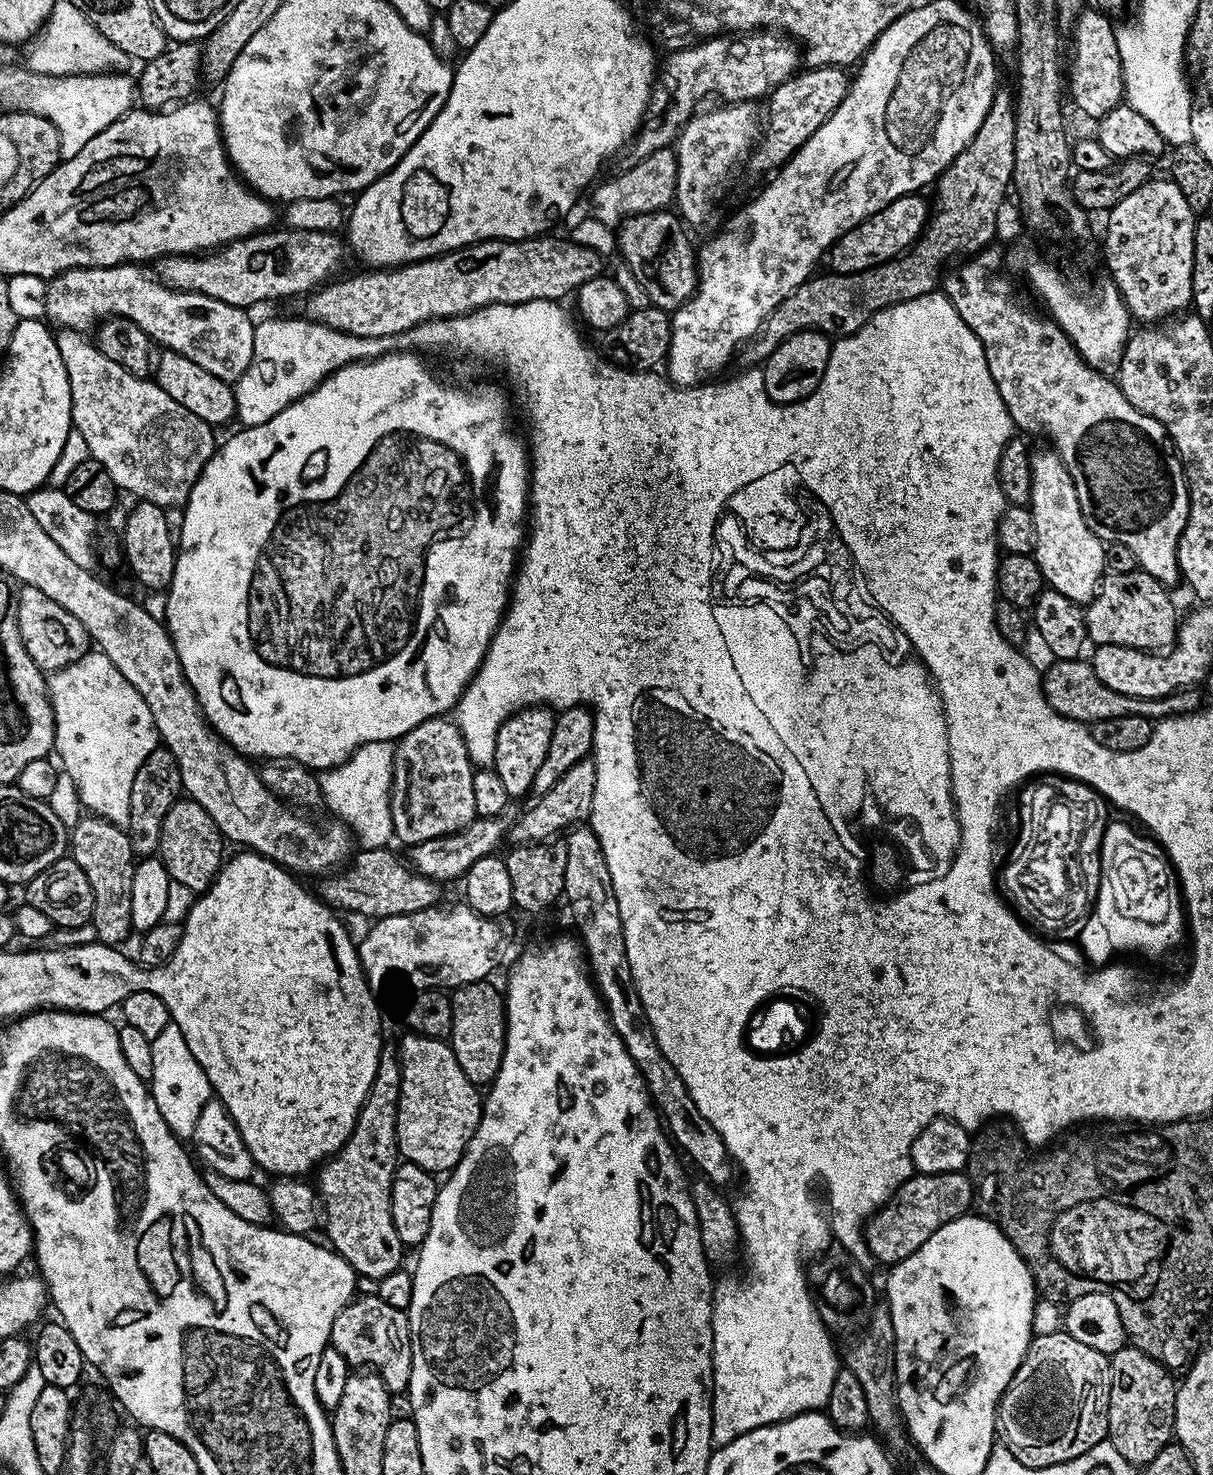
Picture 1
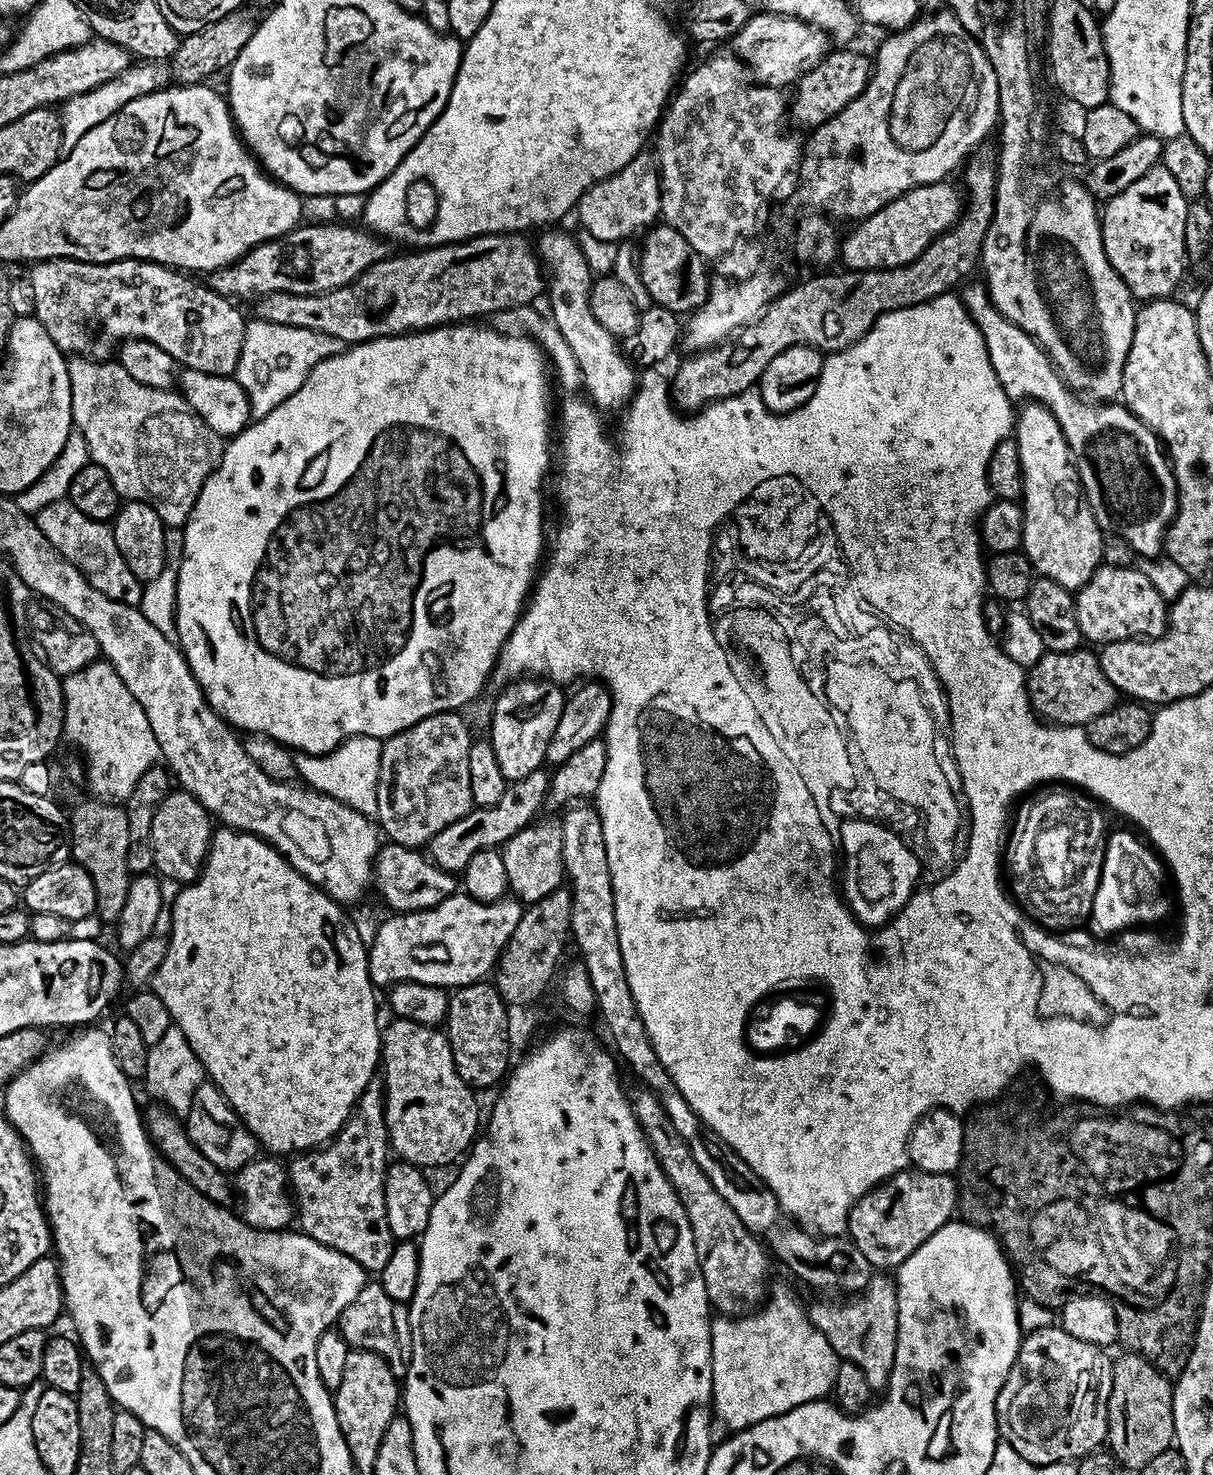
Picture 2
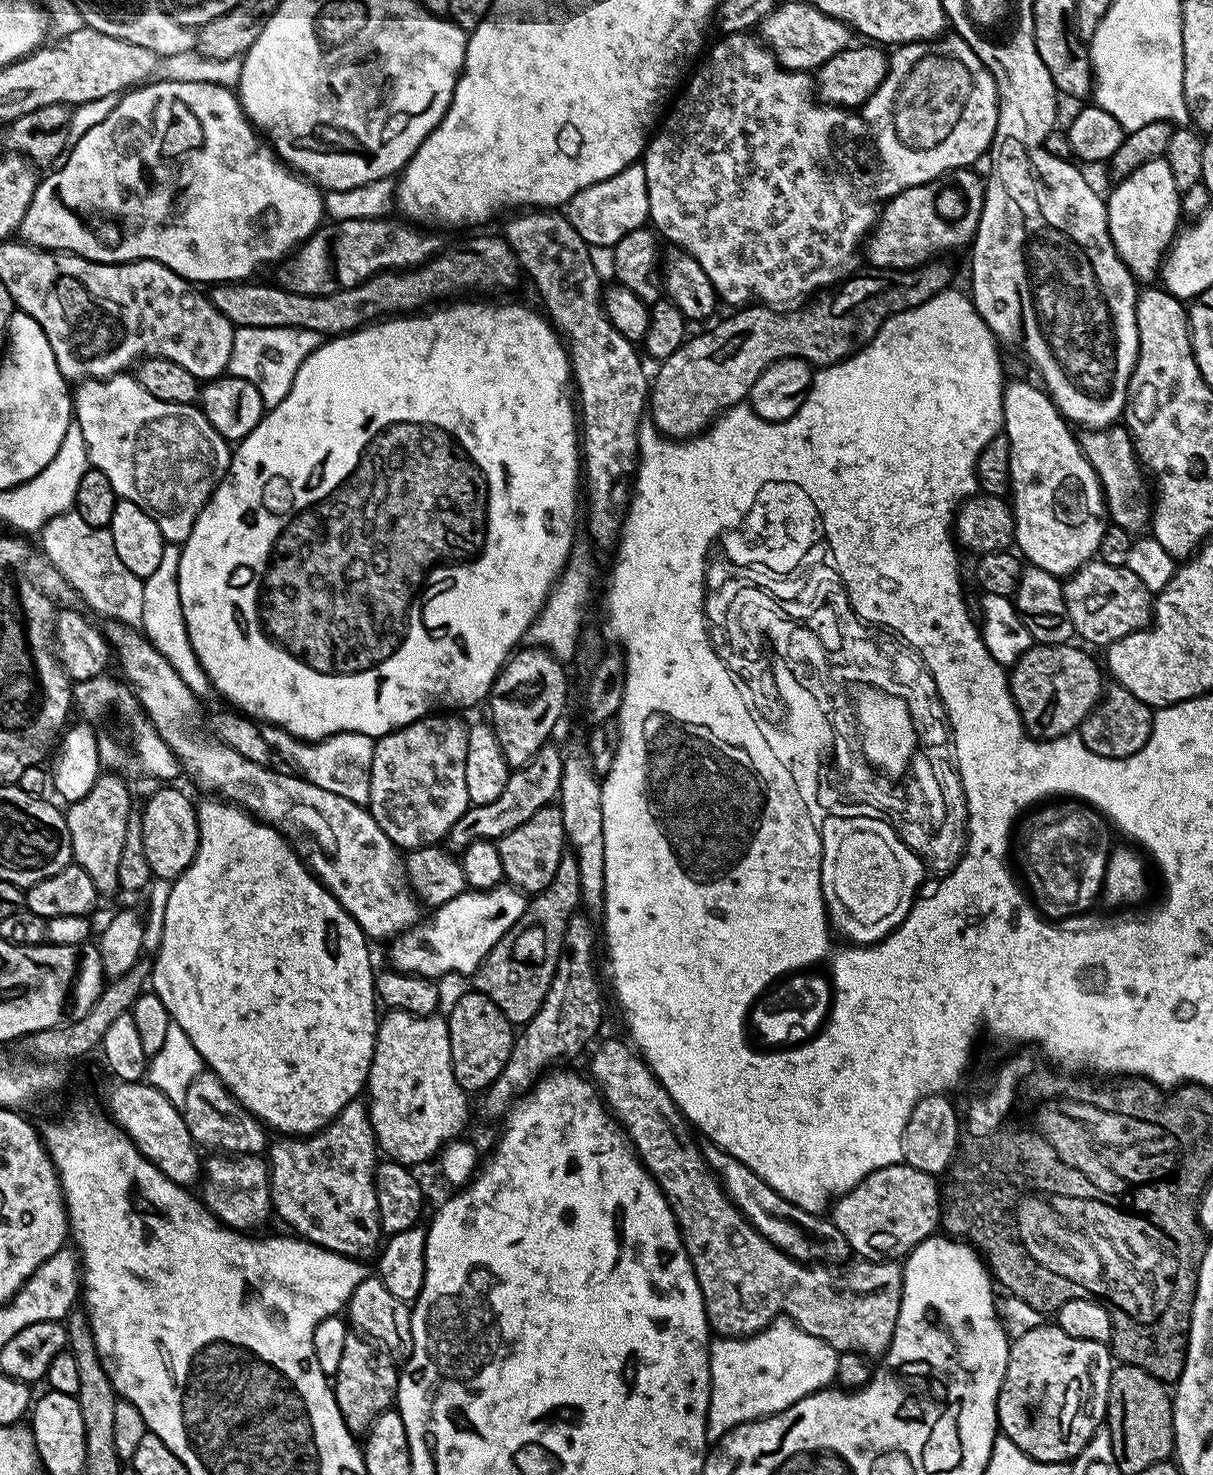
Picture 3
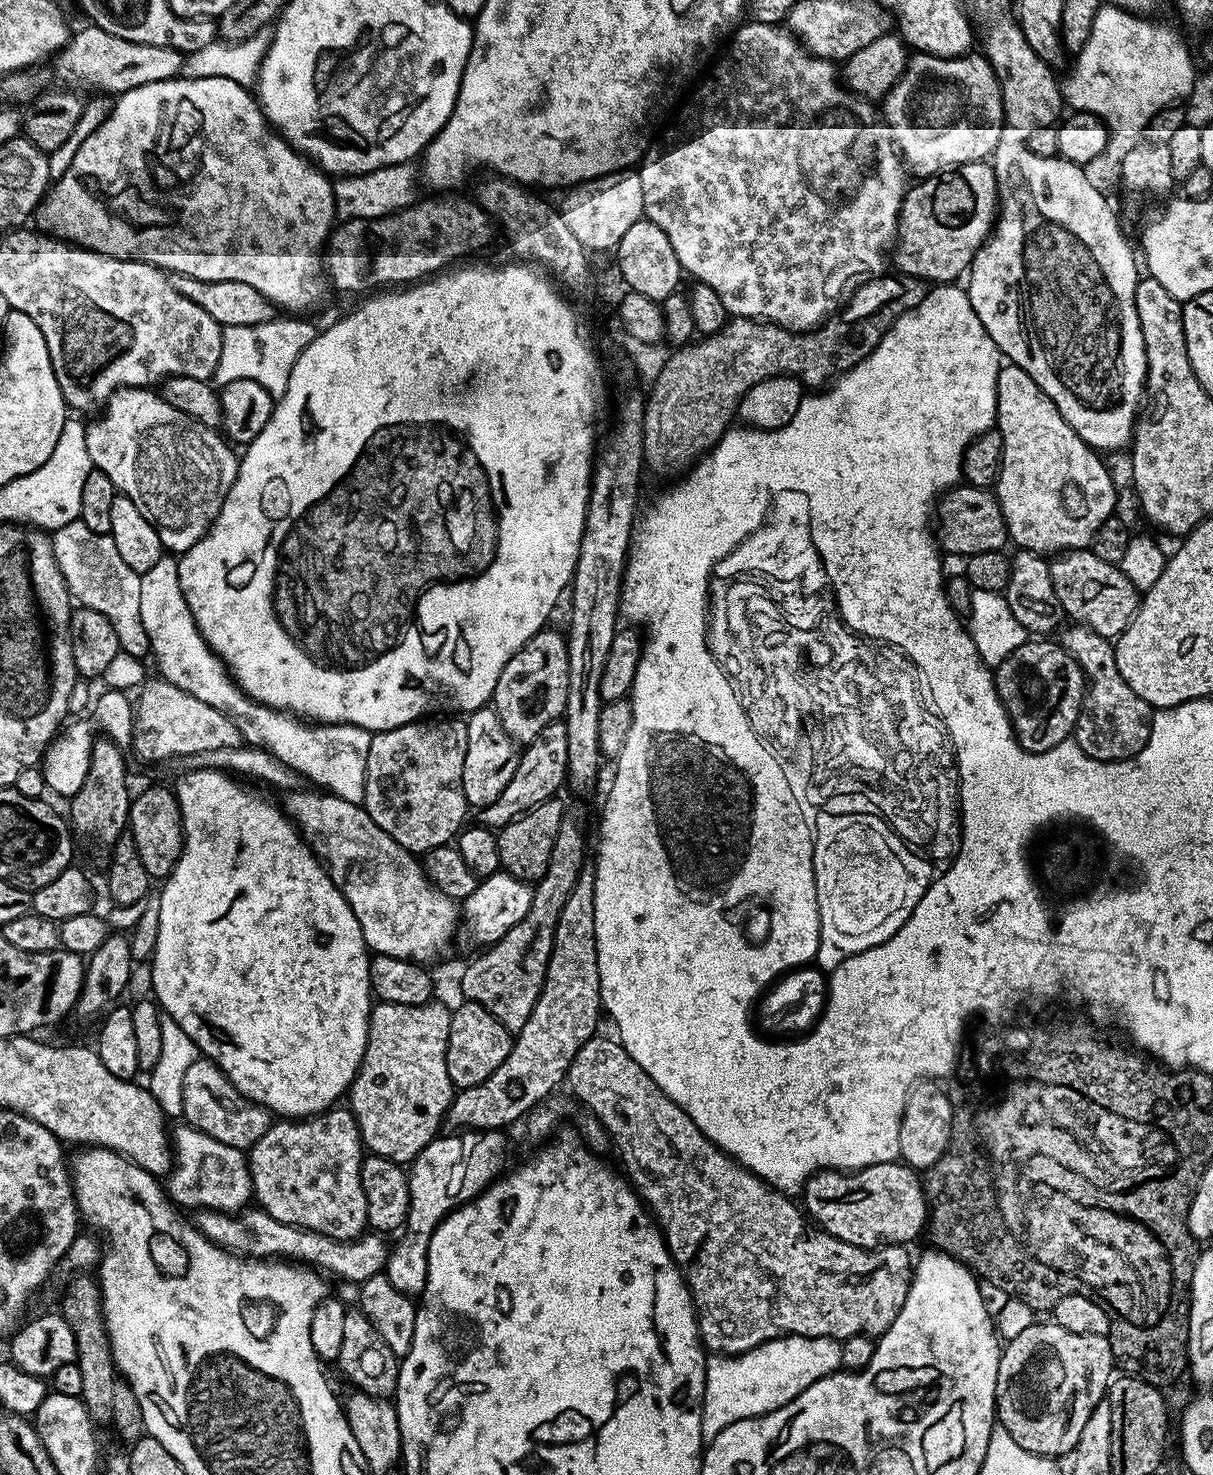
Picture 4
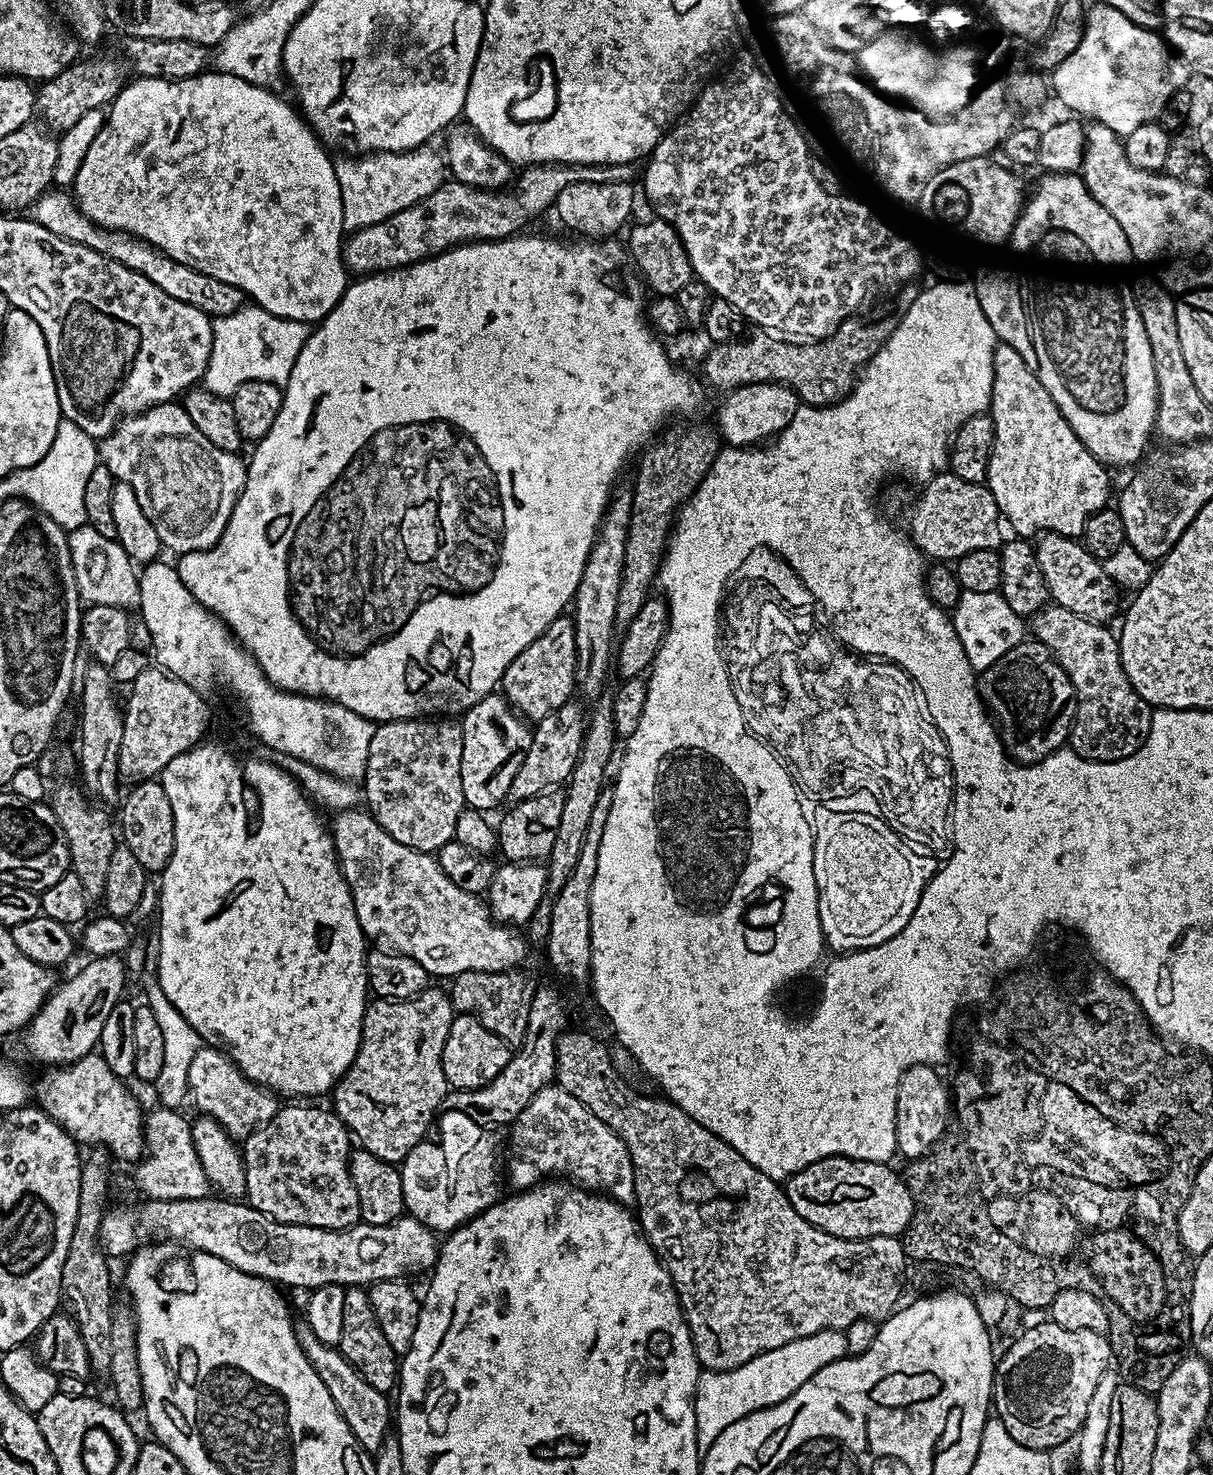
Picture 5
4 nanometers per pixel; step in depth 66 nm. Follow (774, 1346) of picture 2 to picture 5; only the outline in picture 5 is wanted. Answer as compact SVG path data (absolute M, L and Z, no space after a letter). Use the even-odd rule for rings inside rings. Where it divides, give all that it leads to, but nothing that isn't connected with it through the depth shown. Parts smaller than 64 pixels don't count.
M833 1330L810 1334L806 1338L786 1342L786 1346L766 1350L729 1372L705 1371L696 1387L694 1402L698 1450L702 1454L708 1452L726 1426L734 1426L738 1418L746 1418L746 1414L754 1414L790 1398L790 1394L794 1394L802 1382L810 1382L822 1366L830 1366L830 1362L842 1360L847 1355L849 1350L843 1331Z

